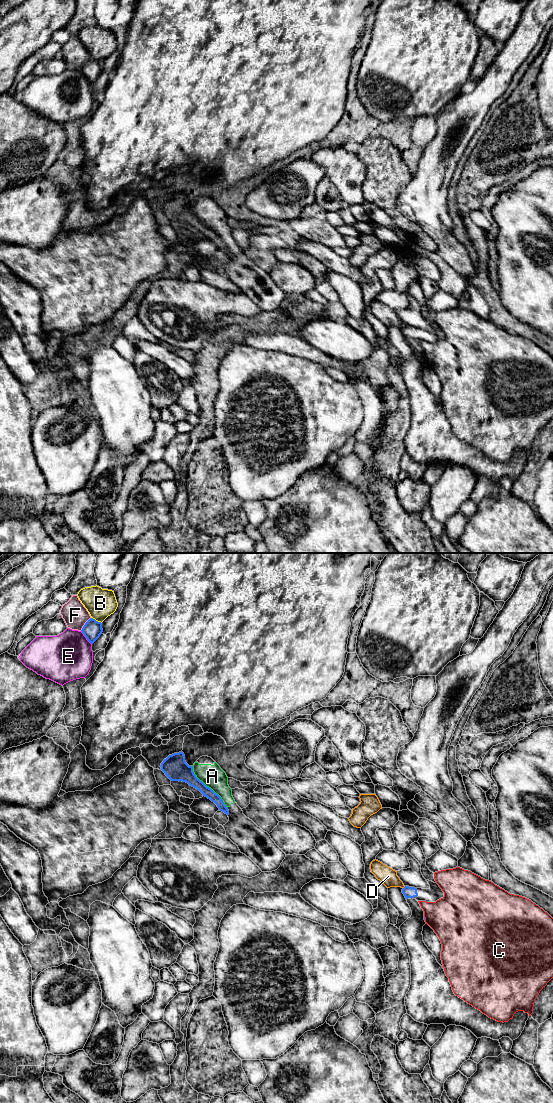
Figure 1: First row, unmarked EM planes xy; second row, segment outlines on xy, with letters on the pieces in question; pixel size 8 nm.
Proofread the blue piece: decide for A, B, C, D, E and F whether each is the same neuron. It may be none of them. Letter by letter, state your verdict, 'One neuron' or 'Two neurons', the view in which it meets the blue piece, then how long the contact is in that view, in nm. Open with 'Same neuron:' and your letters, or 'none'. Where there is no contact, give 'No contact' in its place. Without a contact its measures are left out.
Same neuron: none
A: Two neurons. Touches blue in xy. Shared border 440 nm
B: Two neurons. Touches blue in xy. Shared border 100 nm
C: Two neurons. Touches blue in xy. Shared border 30 nm
D: Two neurons. Touches blue in xy. Shared border 30 nm
E: Two neurons. Touches blue in xy. Shared border 150 nm
F: Two neurons. Touches blue in xy. Shared border 140 nm

